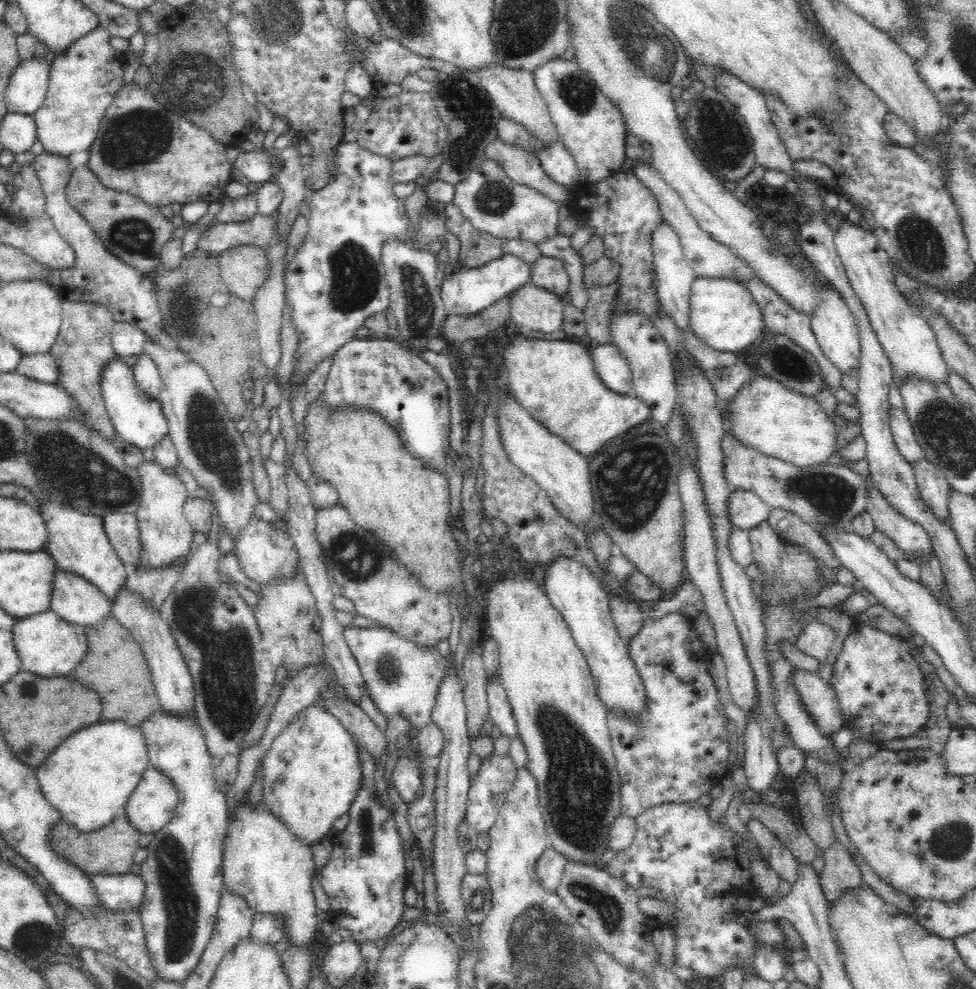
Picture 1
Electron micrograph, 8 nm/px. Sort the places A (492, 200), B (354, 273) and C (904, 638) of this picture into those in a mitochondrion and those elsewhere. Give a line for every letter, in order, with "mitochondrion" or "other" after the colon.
A: mitochondrion
B: mitochondrion
C: other

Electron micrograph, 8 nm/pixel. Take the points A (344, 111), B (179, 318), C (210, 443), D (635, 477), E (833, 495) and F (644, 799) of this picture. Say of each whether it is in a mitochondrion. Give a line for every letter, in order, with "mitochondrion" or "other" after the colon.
A: other
B: mitochondrion
C: mitochondrion
D: mitochondrion
E: mitochondrion
F: other

